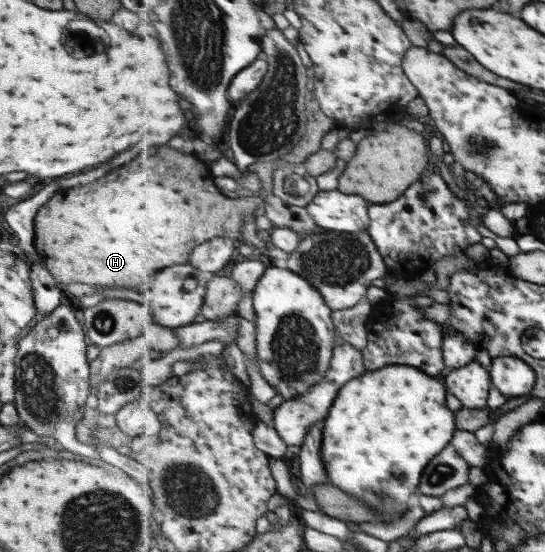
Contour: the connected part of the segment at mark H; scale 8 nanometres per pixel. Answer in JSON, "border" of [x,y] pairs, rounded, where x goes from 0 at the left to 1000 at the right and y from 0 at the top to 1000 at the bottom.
{"border":[[[303,268],[303,275],[295,275],[295,283],[281,283],[281,290],[273,290],[273,283],[259,283],[259,290],[207,304],[167,333],[108,344],[61,395],[64,431],[59,440],[64,457],[105,516],[149,511],[172,520],[248,518],[248,511],[262,507],[262,500],[273,500],[277,507],[277,500],[299,486],[343,478],[354,451],[402,428],[442,429],[442,413],[450,406],[446,395],[453,388],[468,393],[481,386],[479,353],[420,359],[406,348],[406,341],[398,341],[398,319],[387,310],[369,284]]]}

